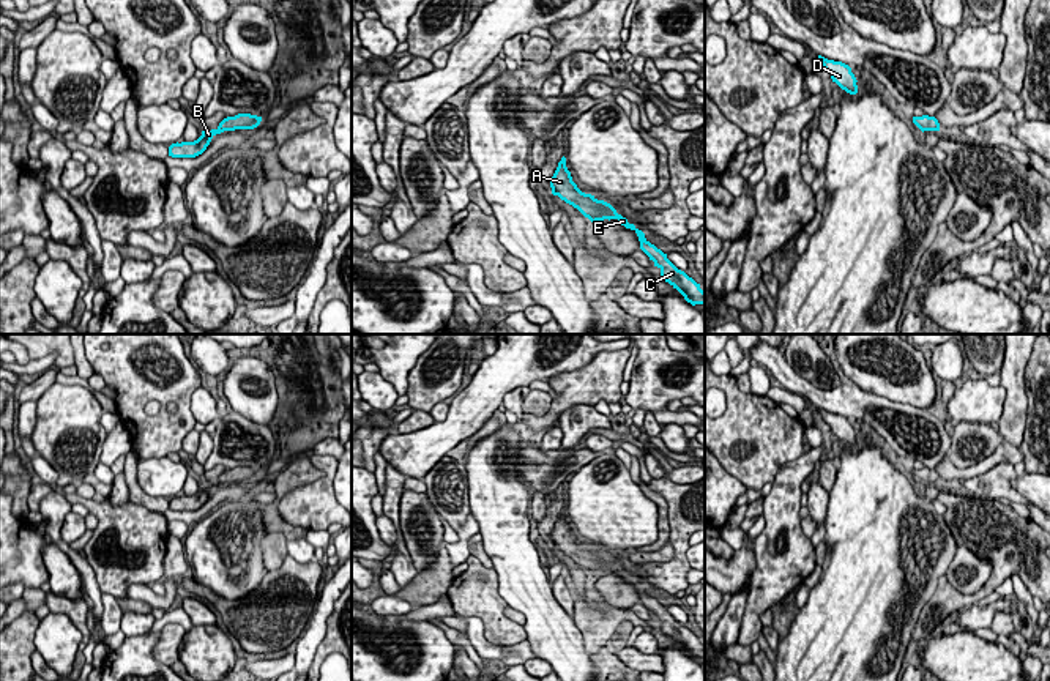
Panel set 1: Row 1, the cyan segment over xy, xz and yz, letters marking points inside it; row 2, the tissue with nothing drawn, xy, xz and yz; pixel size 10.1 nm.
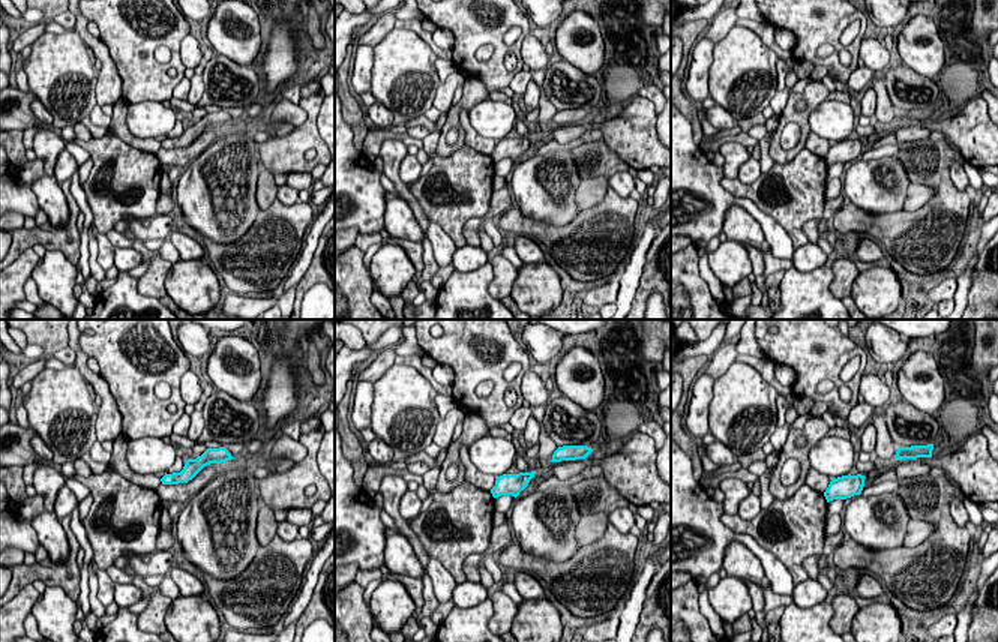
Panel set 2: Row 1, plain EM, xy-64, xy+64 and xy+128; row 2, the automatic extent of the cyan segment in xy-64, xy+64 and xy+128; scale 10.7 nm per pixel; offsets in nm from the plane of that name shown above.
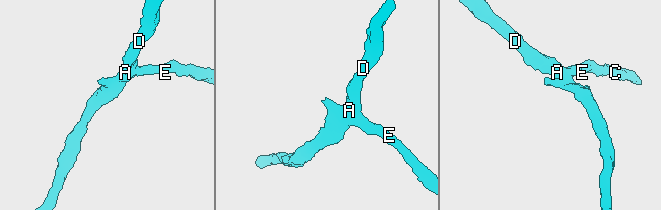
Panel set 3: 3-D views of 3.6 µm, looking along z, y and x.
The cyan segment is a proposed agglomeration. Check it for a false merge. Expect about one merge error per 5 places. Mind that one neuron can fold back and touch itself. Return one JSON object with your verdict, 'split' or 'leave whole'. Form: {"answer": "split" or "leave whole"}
{"answer": "leave whole"}

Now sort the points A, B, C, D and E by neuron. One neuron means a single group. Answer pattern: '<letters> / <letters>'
A B C D E

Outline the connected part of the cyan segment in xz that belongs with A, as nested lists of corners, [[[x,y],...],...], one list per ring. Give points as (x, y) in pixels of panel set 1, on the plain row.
[[[564,509],[558,515],[558,520],[550,533],[550,541],[553,549],[558,549],[561,553],[577,561],[591,575],[618,572],[621,579],[634,583],[639,590],[640,602],[650,610],[650,613],[654,615],[654,620],[661,623],[662,634],[676,642],[692,659],[705,657],[705,645],[700,642],[700,637],[697,637],[684,624],[678,623],[667,612],[667,607],[645,591],[642,583],[639,583],[634,577],[629,577],[627,572],[618,568],[610,556],[598,553],[594,549],[585,547],[577,541],[572,534],[571,525],[566,520]]]

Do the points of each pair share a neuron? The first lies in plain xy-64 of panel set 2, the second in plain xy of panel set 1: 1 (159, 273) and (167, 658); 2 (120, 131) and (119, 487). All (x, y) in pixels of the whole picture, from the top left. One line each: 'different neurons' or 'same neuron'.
1: same neuron
2: different neurons

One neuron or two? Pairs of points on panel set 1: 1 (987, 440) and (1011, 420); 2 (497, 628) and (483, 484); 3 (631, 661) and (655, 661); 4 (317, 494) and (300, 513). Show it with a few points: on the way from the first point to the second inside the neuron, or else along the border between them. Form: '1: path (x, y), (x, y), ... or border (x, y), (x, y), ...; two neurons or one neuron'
1: border (998, 432), (1003, 439); two neurons
2: border (492, 568), (498, 577), (498, 595), (506, 602); two neurons
3: path (637, 661), (648, 661); one neuron
4: path (314, 498), (305, 508); one neuron

